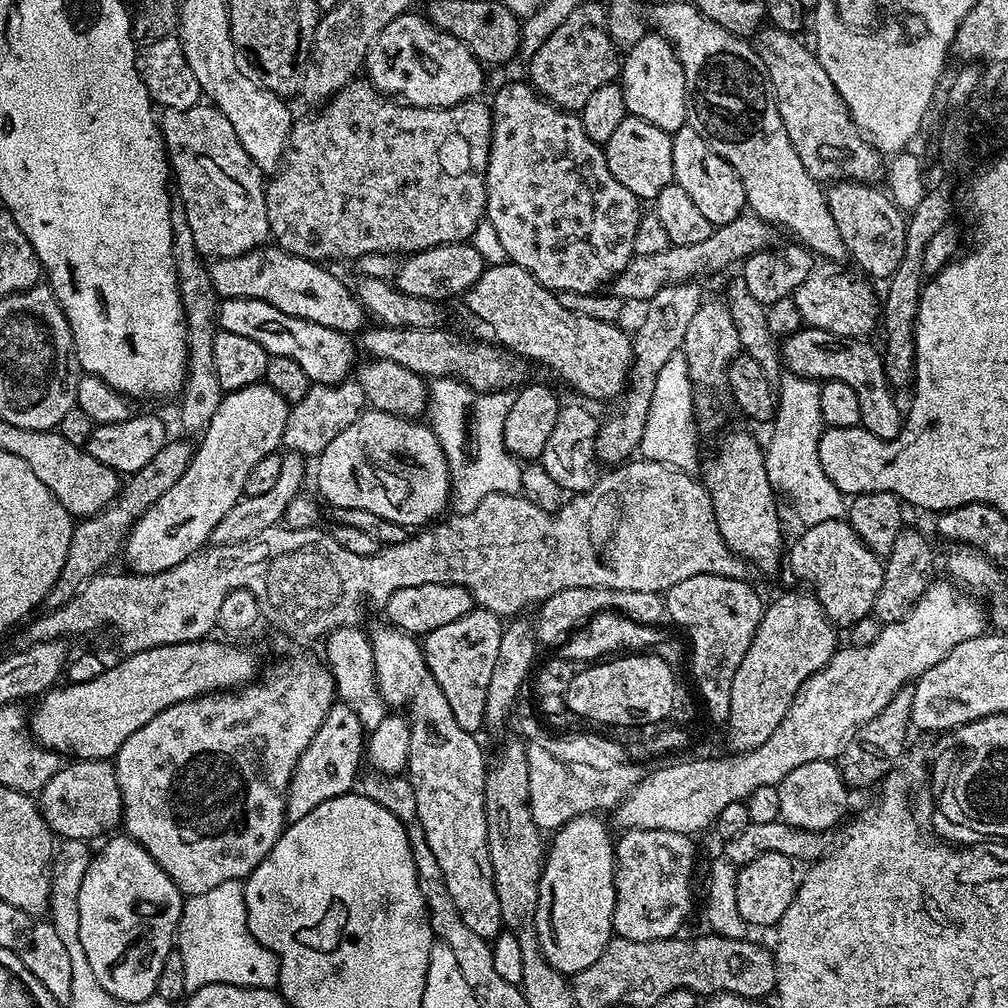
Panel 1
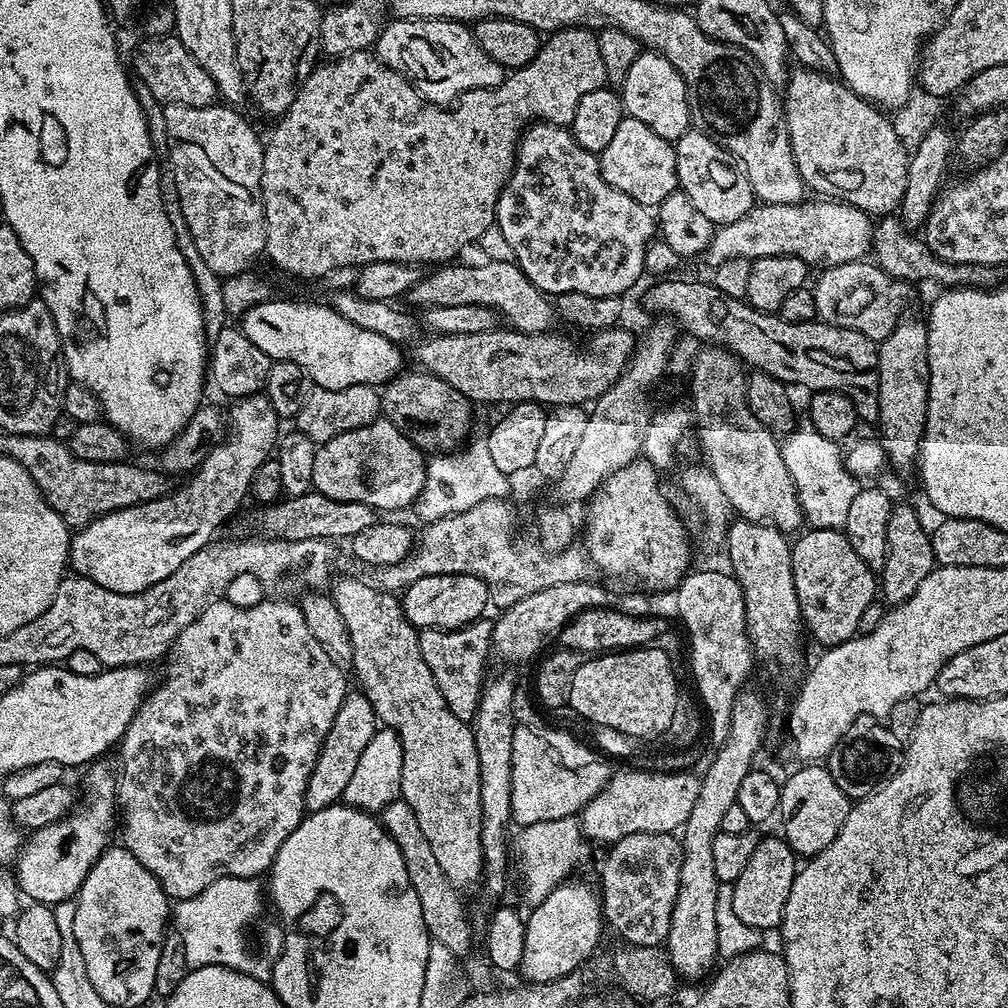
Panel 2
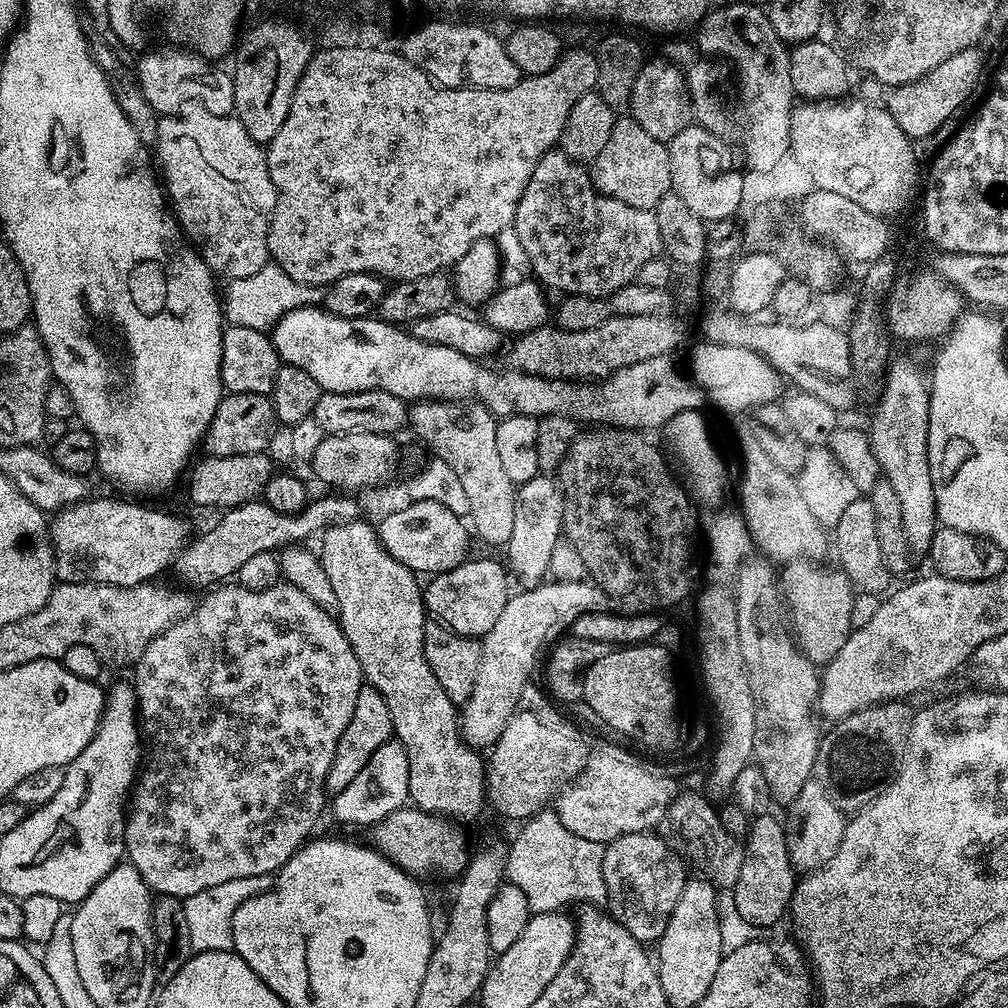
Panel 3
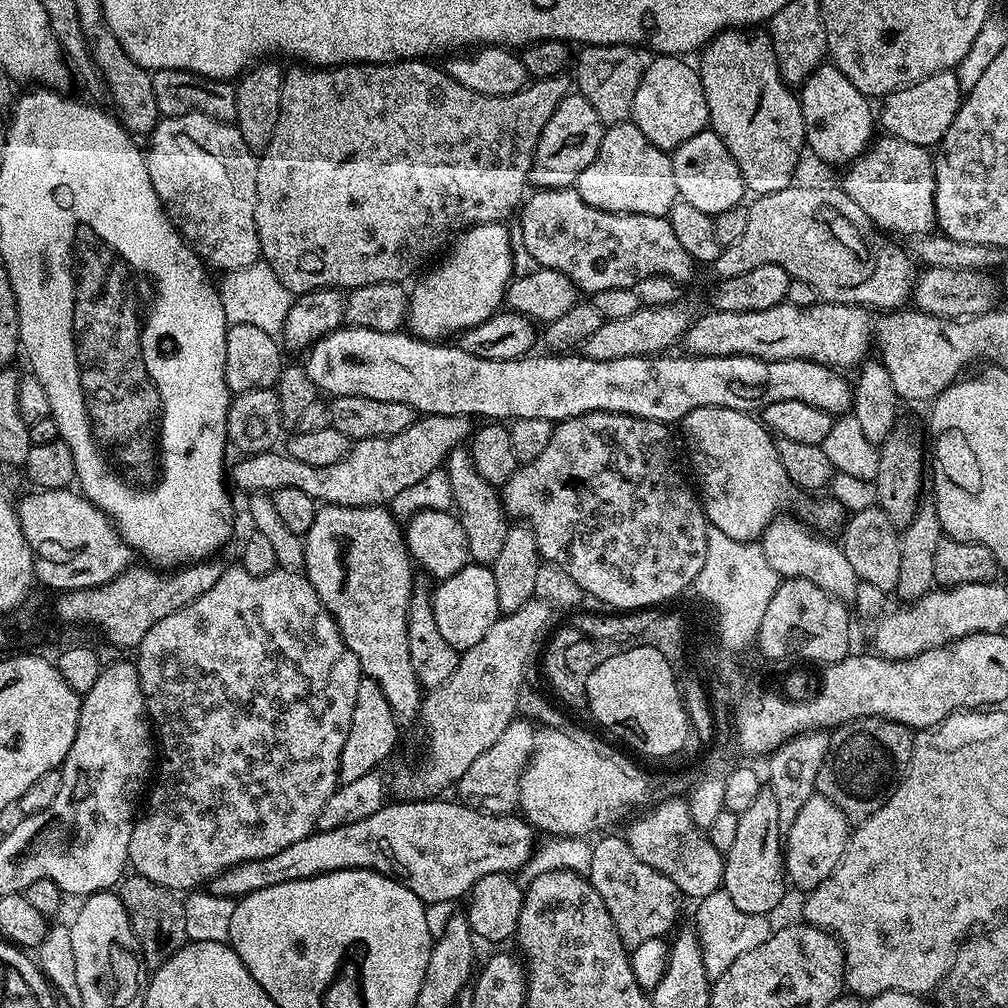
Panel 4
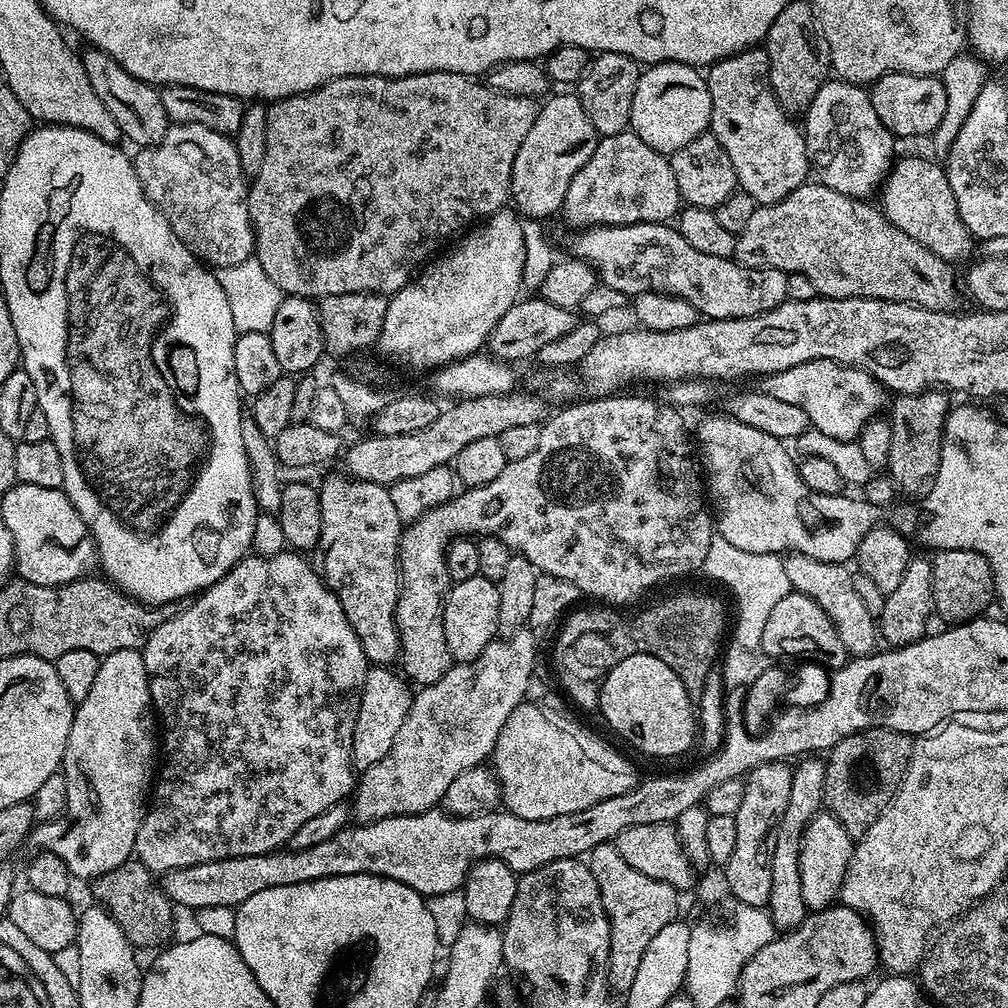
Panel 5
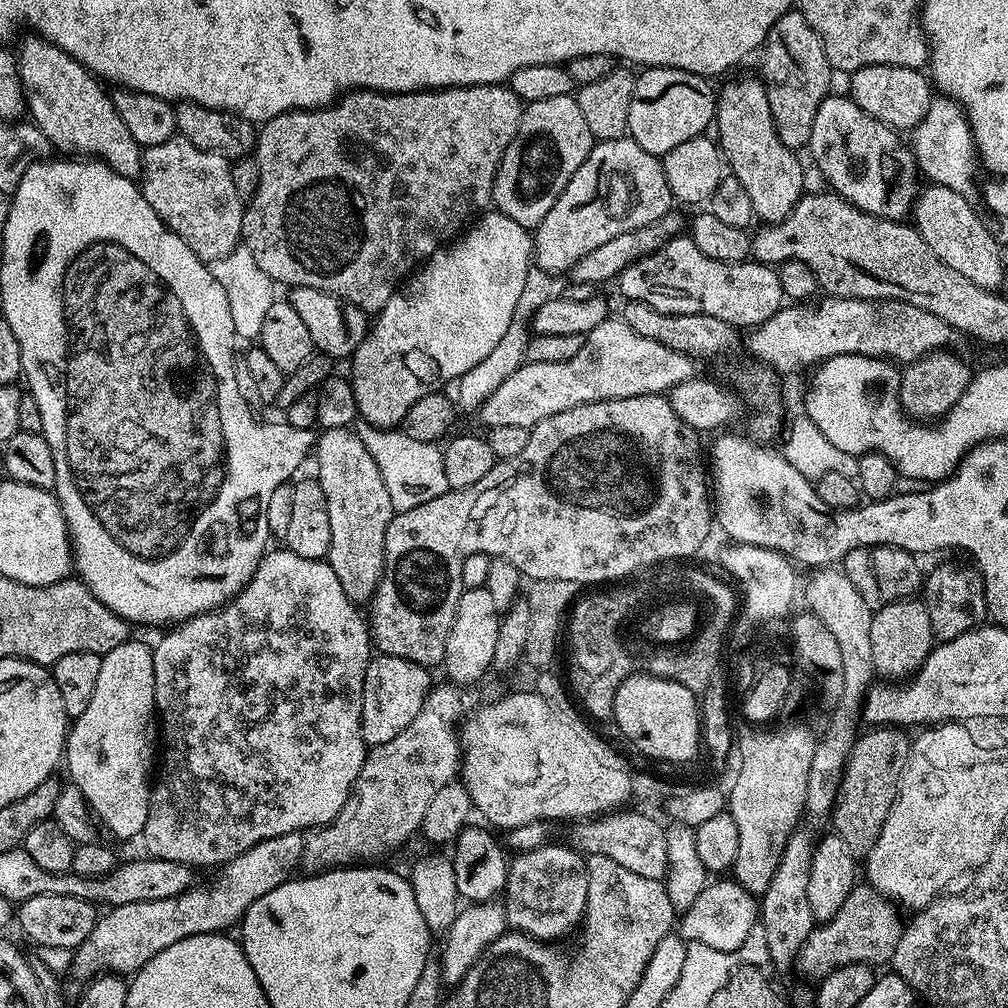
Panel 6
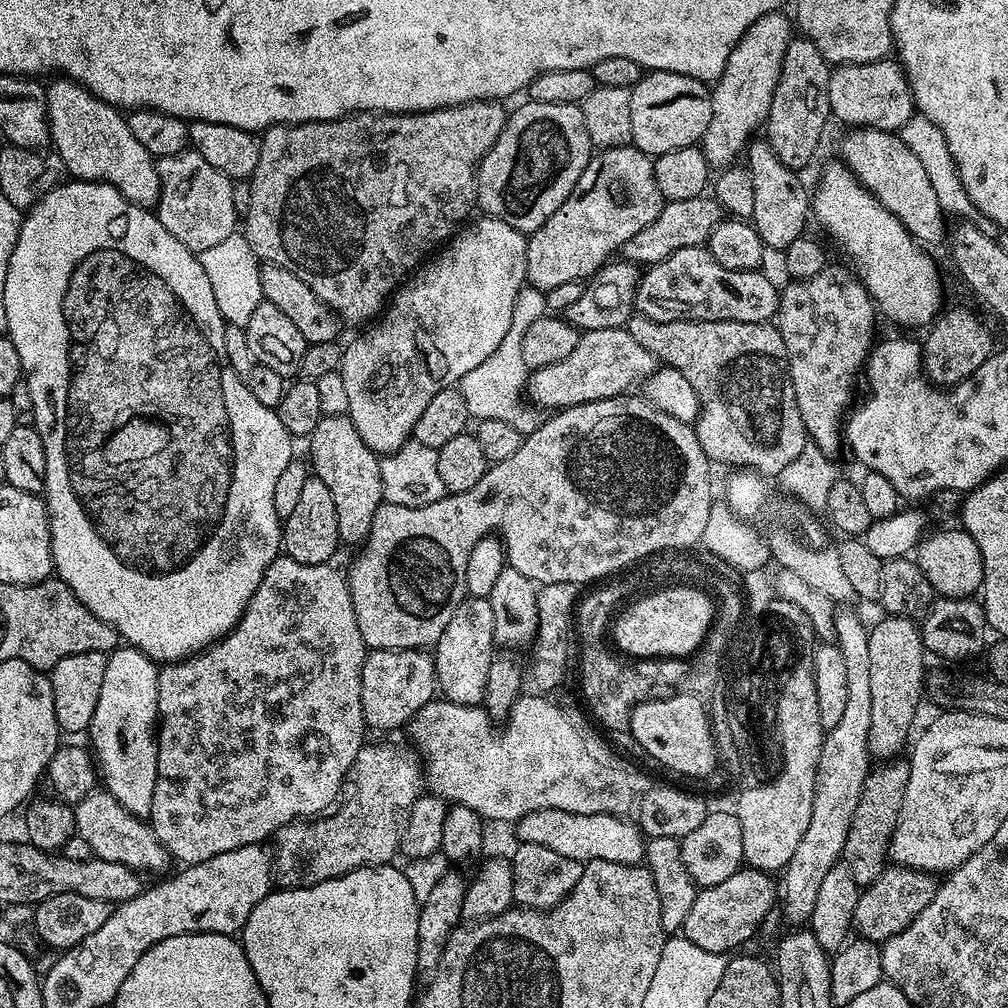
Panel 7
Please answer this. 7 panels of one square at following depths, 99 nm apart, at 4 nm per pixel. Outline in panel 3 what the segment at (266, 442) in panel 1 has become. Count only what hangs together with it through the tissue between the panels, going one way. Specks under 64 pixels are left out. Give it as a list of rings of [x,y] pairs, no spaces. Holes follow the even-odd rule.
[[[100,496],[97,500],[85,498],[79,504],[61,508],[50,520],[52,554],[56,562],[57,581],[69,584],[116,584],[119,588],[133,588],[136,584],[155,581],[164,567],[175,561],[190,539],[188,524],[180,516],[147,508],[144,504],[131,504],[128,500],[115,500]]]

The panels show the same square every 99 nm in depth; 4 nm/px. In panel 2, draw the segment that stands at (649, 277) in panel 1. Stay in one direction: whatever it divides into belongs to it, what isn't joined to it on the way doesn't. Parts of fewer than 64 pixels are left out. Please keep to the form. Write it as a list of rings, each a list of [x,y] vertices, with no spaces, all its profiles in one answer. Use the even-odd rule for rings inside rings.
[[[816,198],[813,204],[757,203],[738,222],[721,224],[702,260],[715,270],[730,258],[761,260],[771,256],[793,256],[816,270],[842,266],[846,262],[863,260],[872,246],[874,220],[869,213],[835,198]]]

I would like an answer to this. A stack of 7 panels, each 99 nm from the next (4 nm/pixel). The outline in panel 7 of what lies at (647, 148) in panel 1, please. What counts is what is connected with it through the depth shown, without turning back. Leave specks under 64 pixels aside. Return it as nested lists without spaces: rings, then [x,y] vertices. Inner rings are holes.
[[[634,146],[597,151],[588,161],[586,170],[582,170],[582,178],[578,178],[574,190],[570,190],[570,198],[566,198],[566,202],[562,202],[562,206],[558,206],[558,210],[554,210],[546,222],[542,222],[537,232],[528,236],[527,283],[547,294],[554,290],[554,286],[565,282],[587,281],[601,266],[609,263],[623,249],[624,244],[630,242],[634,234],[638,234],[638,230],[646,230],[646,226],[658,218],[666,203],[658,190],[658,182],[654,182],[652,162],[653,157]]]

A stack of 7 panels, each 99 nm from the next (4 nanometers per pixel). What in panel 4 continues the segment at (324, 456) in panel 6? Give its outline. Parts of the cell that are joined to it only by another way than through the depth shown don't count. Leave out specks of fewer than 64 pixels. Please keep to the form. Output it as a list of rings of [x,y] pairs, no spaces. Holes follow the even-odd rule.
[[[326,504],[317,507],[314,526],[310,526],[303,541],[304,572],[326,610],[336,619],[336,625],[346,646],[358,658],[361,673],[367,679],[378,682],[382,694],[386,694],[386,702],[390,702],[394,710],[397,725],[404,726],[411,720],[415,721],[420,715],[422,685],[414,674],[414,662],[410,662],[408,641],[408,607],[414,591],[414,561],[408,555],[402,528],[396,516],[384,506],[347,508]]]

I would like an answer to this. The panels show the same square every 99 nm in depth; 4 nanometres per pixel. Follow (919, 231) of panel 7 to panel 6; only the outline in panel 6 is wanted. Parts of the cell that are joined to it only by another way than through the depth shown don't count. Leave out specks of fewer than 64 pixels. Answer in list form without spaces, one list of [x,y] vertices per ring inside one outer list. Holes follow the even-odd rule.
[[[829,94],[822,102],[822,106],[818,106],[818,114],[814,116],[814,130],[810,130],[810,142],[808,143],[807,151],[812,152],[812,160],[816,163],[818,171],[824,175],[824,180],[829,189],[835,192],[837,196],[841,196],[844,200],[848,200],[855,206],[860,208],[863,212],[869,212],[871,216],[880,216],[883,220],[894,220],[897,222],[903,221],[904,216],[913,211],[917,195],[922,187],[921,177],[918,175],[916,167],[916,157],[912,155],[912,149],[907,143],[900,141],[901,133],[895,128],[886,126],[882,122],[878,122],[878,118],[870,118],[870,114],[866,114],[866,110],[862,110],[862,106],[858,106],[852,101],[851,95],[844,94],[844,96],[836,96],[837,94]]]

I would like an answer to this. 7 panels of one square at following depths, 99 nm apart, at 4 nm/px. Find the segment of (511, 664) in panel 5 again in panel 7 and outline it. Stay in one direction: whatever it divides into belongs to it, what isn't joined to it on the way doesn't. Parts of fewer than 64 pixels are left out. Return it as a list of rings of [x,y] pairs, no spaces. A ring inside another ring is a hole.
[[[365,742],[346,777],[346,788],[352,791],[352,797],[327,814],[295,820],[277,830],[274,837],[274,880],[279,887],[309,888],[356,868],[395,861],[400,852],[400,835],[404,833],[408,811],[426,788],[421,761],[417,753],[408,748],[400,744]]]

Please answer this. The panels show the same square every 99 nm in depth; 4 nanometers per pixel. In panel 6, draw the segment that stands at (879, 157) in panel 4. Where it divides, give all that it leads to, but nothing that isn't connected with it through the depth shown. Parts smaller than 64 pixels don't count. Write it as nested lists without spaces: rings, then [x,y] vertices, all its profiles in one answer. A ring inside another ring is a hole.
[[[929,183],[921,187],[914,205],[914,226],[918,234],[950,266],[950,270],[958,270],[974,286],[989,290],[999,289],[999,284],[1006,276],[1006,269],[1002,266],[1000,258],[1001,241],[996,241],[996,236],[984,225],[984,220],[972,209],[973,201],[962,196],[954,190],[946,190],[946,186]]]

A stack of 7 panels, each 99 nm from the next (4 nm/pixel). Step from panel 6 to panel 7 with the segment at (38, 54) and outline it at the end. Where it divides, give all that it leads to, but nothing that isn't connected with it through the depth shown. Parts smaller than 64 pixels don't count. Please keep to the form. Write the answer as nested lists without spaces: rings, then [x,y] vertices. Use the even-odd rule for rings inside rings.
[[[56,78],[52,85],[47,85],[46,99],[48,101],[48,132],[50,135],[51,147],[60,155],[64,163],[67,175],[78,180],[95,180],[97,184],[109,184],[117,188],[123,196],[132,204],[137,204],[140,208],[149,210],[155,209],[156,204],[160,201],[160,179],[158,178],[158,170],[156,169],[156,160],[148,153],[146,146],[142,146],[142,142],[138,142],[138,138],[134,138],[134,134],[130,134],[130,126],[126,119],[125,113],[119,108],[114,108],[104,100],[98,99],[92,95],[88,89],[83,88],[81,84],[76,83],[71,78]]]

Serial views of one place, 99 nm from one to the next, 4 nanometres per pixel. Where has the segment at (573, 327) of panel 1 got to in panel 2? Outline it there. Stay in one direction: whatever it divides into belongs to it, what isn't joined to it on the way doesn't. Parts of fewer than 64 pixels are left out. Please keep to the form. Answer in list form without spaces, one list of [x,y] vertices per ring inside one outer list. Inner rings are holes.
[[[489,260],[477,268],[450,262],[435,269],[433,276],[425,275],[406,297],[407,303],[417,304],[420,310],[434,306],[486,306],[509,320],[517,332],[547,332],[553,327],[554,308],[549,297],[526,278],[520,265],[512,260]],[[504,315],[504,316],[503,316]]]

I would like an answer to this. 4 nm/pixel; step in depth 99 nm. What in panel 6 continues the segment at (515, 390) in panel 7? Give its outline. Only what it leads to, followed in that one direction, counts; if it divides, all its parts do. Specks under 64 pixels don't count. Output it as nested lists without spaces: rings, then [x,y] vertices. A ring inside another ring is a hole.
[[[535,266],[528,269],[526,283],[522,288],[521,297],[518,298],[518,305],[515,307],[515,318],[510,324],[510,330],[502,336],[502,341],[494,346],[494,350],[478,366],[467,371],[457,381],[458,398],[456,397],[456,400],[463,411],[464,409],[472,410],[472,412],[477,411],[482,402],[494,394],[495,390],[498,390],[498,386],[502,385],[506,378],[523,364],[530,339],[527,322],[531,321],[533,314],[538,311],[539,307],[556,300],[562,295],[562,284],[560,288],[557,280],[559,279],[555,275]]]

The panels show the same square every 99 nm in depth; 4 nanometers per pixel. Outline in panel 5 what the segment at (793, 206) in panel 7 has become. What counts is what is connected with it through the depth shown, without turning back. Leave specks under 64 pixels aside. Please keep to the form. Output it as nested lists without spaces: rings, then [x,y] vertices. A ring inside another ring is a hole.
[[[757,46],[735,52],[732,56],[711,65],[707,69],[706,79],[712,107],[710,132],[718,138],[718,142],[722,142],[722,150],[730,154],[739,191],[750,194],[750,198],[754,198],[757,205],[761,205],[784,200],[791,192],[798,190],[810,176],[806,142],[801,125],[797,121],[795,124],[792,121],[795,119],[784,111],[770,86],[767,51]]]

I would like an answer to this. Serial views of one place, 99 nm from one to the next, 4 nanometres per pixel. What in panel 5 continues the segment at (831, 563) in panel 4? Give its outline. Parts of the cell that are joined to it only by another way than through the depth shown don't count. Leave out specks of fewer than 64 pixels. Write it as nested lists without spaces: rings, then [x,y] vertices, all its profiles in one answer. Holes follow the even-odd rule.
[[[801,552],[785,555],[783,561],[786,566],[786,578],[790,578],[792,583],[792,591],[814,598],[814,602],[818,602],[818,606],[826,610],[826,614],[838,630],[838,638],[842,638],[846,646],[849,657],[871,656],[877,651],[877,617],[872,616],[870,610],[866,610],[862,598],[858,598],[858,590],[854,590],[852,581],[853,573],[847,572],[849,569],[845,565],[822,562],[818,558],[810,558]]]

